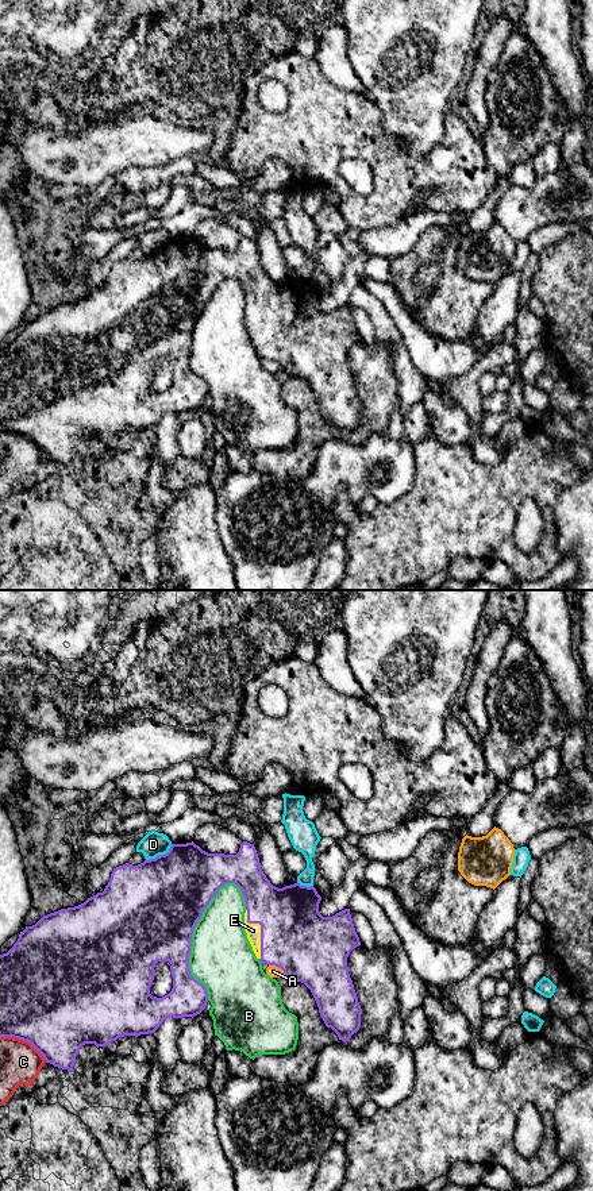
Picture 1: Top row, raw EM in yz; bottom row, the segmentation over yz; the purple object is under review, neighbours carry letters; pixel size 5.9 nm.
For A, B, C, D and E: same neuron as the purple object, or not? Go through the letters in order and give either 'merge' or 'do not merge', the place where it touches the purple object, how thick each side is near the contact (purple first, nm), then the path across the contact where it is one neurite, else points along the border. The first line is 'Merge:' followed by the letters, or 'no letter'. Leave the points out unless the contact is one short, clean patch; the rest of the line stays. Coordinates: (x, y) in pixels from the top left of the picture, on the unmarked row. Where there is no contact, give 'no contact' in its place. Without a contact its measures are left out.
Merge: E
A: do not merge; meets purple in yz at (278, 362); 420 nm thick on the purple side, 70 nm on the other
B: do not merge; meets purple in yz at (191, 332); 500 nm thick on the purple side, 380 nm on the other
C: do not merge; meets purple in yz at (24, 435); 500 nm thick on the purple side, 240 nm on the other
D: do not merge; meets purple in yz at (160, 250); 480 nm thick on the purple side, 150 nm on the other
E: merge; meets purple in yz at (261, 326); 400 nm thick on the purple side, 90 nm on the other

